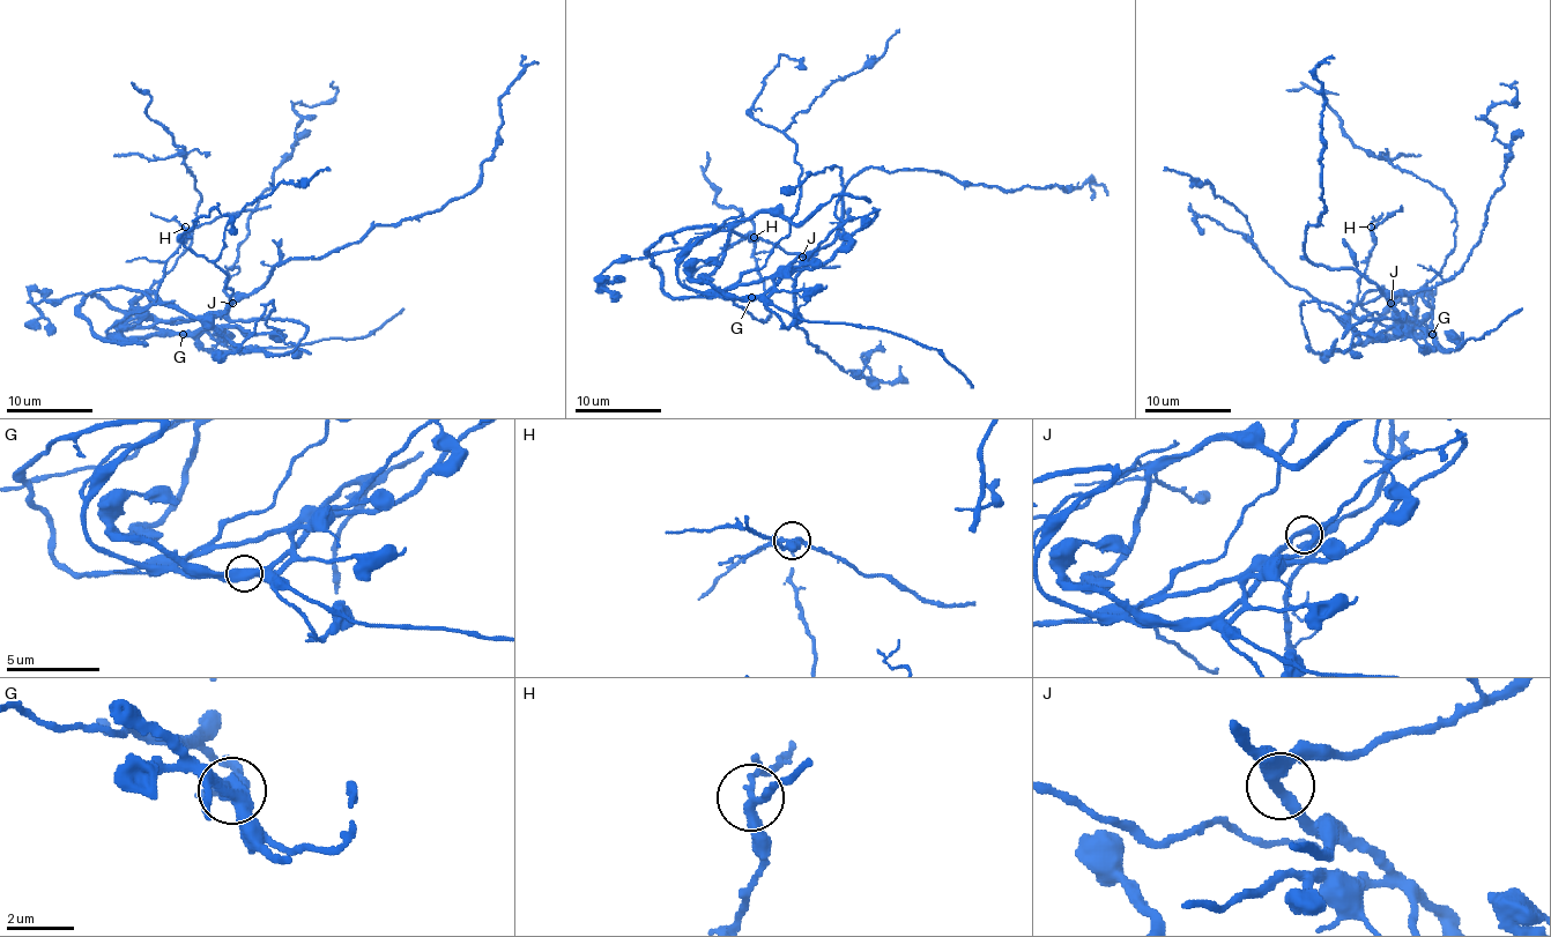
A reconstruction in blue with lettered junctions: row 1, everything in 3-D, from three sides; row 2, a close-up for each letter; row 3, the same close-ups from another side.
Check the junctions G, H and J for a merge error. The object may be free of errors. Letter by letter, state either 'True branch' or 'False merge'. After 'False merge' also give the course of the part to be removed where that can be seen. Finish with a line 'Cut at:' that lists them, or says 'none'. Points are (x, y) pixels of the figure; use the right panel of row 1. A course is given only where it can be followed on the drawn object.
G: True branch
H: True branch
J: True branch
Cut at: none

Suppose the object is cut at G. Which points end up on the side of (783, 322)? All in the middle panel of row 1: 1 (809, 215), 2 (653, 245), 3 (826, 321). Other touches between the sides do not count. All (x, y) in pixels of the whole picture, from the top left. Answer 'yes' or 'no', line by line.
1: yes
2: no
3: no

